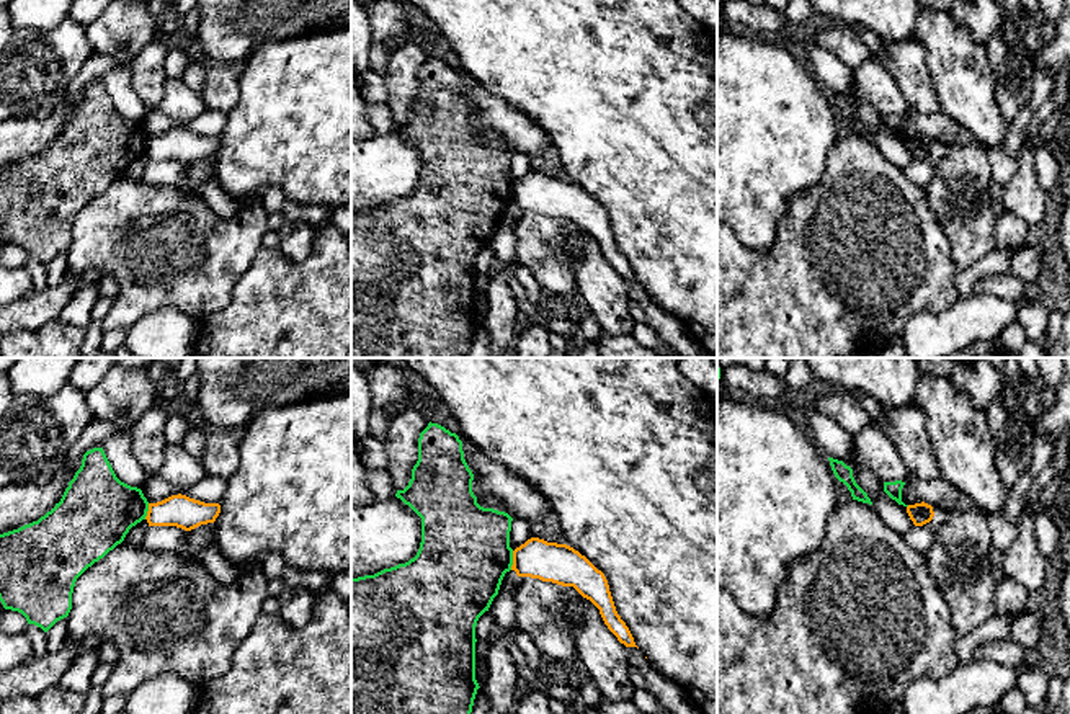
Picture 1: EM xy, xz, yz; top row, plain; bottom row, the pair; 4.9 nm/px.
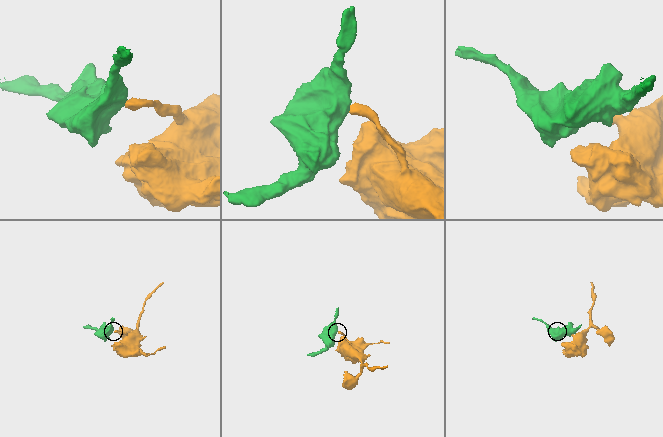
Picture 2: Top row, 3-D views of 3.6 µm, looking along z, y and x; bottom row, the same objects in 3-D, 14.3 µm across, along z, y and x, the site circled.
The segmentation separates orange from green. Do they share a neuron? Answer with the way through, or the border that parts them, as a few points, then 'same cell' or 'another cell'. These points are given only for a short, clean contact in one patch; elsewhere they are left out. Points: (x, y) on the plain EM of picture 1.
along xz (513, 185), (510, 203) | another cell

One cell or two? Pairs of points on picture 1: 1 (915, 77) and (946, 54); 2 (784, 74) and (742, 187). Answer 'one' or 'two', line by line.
1: two
2: one

